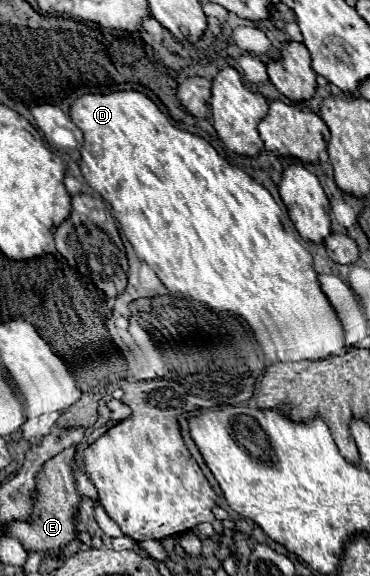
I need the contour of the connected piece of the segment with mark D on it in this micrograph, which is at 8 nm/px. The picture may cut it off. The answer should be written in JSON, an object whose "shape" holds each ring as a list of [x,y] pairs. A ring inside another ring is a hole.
{"shape":[[[120,90],[120,92],[112,92],[112,94],[82,94],[80,98],[74,100],[74,104],[70,108],[70,118],[84,134],[84,144],[80,148],[80,170],[84,174],[86,182],[112,206],[112,216],[120,222],[126,238],[130,240],[130,244],[136,250],[138,260],[150,264],[150,268],[156,272],[156,276],[162,280],[162,284],[170,292],[182,294],[184,298],[190,298],[190,300],[202,302],[202,304],[208,304],[214,310],[226,310],[226,312],[242,316],[250,324],[250,328],[254,330],[254,336],[256,336],[258,344],[262,346],[268,364],[292,362],[292,360],[322,360],[332,354],[340,354],[344,350],[344,332],[342,332],[340,320],[336,318],[336,312],[332,310],[328,298],[324,296],[324,292],[320,290],[320,286],[316,282],[312,256],[296,240],[294,232],[284,224],[280,206],[274,202],[274,198],[270,196],[270,192],[262,184],[252,180],[240,168],[230,166],[230,162],[226,162],[202,136],[176,128],[168,120],[168,116],[144,92]]]}

